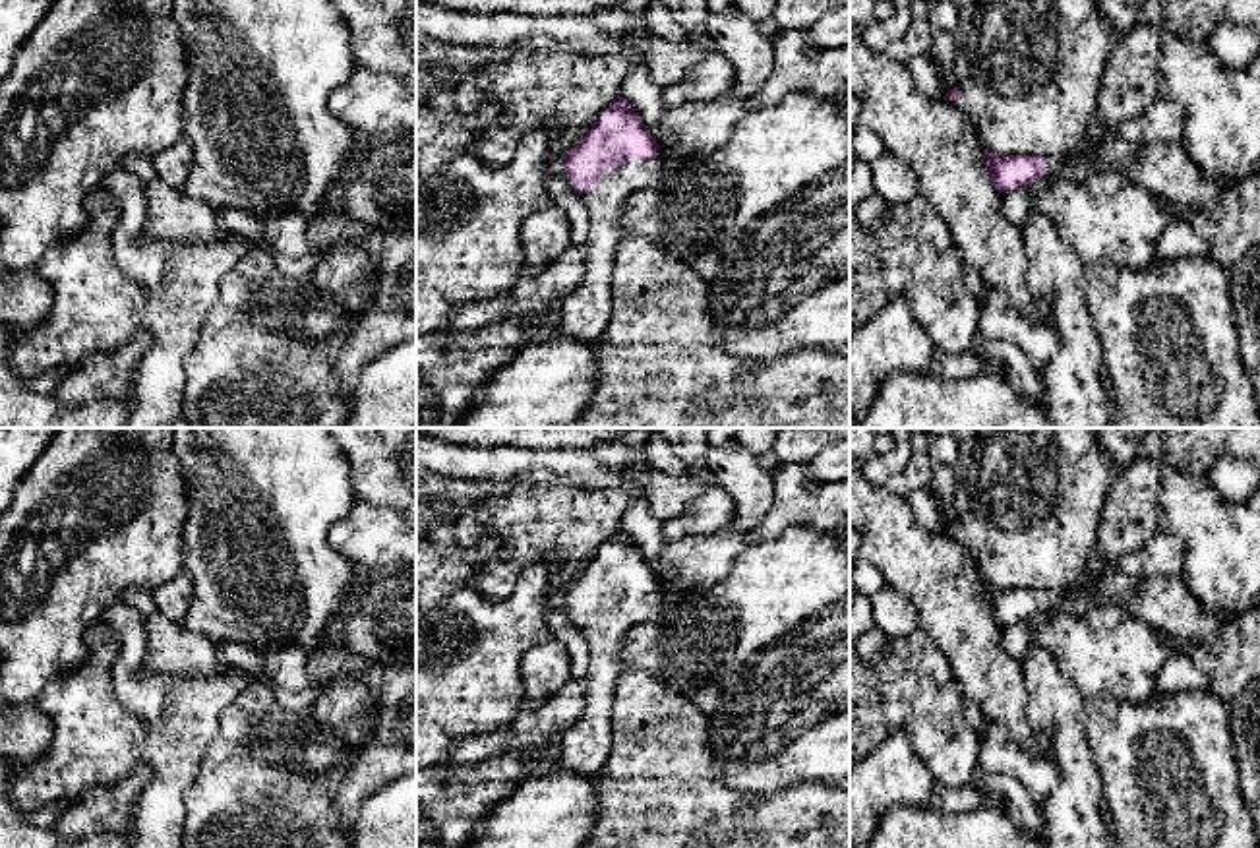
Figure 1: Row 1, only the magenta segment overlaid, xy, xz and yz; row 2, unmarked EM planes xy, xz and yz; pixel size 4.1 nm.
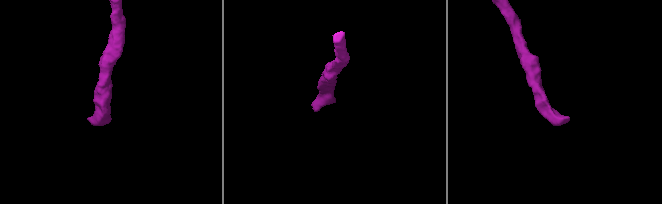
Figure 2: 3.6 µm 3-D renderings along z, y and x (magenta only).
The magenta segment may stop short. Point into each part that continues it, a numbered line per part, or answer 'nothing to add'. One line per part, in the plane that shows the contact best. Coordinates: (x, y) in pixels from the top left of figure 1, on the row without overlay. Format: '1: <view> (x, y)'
1: xz (585, 746)

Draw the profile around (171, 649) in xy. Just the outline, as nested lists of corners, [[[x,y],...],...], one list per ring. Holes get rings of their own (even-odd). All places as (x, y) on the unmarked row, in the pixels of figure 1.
[[[159,612],[143,618],[147,656],[143,672],[207,676],[228,666],[219,658],[219,643],[182,627]]]

